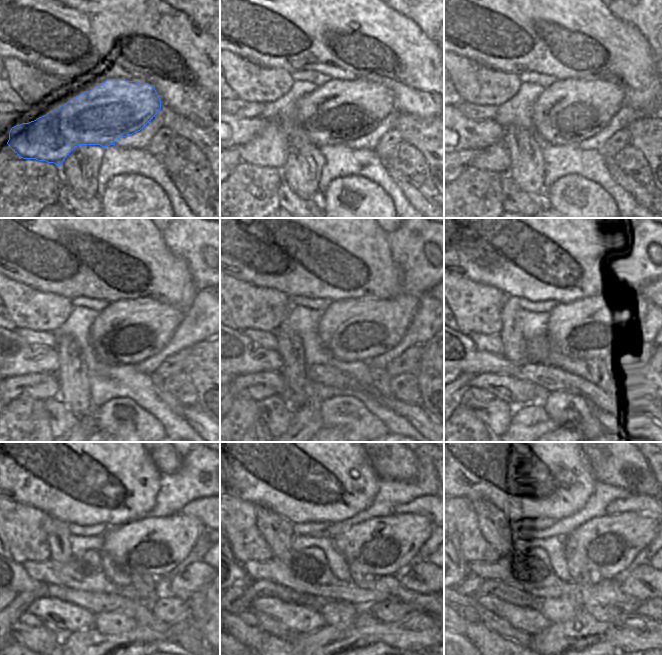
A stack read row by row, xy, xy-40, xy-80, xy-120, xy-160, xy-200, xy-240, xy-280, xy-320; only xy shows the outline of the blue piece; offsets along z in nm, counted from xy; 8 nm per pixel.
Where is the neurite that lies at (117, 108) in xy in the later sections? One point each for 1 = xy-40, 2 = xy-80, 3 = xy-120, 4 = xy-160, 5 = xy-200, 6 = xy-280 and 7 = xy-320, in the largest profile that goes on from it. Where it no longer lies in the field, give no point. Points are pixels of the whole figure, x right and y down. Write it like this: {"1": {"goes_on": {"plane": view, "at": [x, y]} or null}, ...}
{"1": {"goes_on": {"plane": "xy-40", "at": [339, 111]}}, "2": {"goes_on": {"plane": "xy-80", "at": [569, 111]}}, "3": {"goes_on": {"plane": "xy-120", "at": [127, 332]}}, "4": {"goes_on": {"plane": "xy-160", "at": [360, 329]}}, "5": {"goes_on": {"plane": "xy-200", "at": [595, 326]}}, "6": {"goes_on": {"plane": "xy-280", "at": [381, 546]}}, "7": {"goes_on": {"plane": "xy-320", "at": [608, 545]}}}

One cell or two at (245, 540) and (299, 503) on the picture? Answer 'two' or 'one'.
two

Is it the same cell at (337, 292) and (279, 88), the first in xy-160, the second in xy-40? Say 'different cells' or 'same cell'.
different cells

